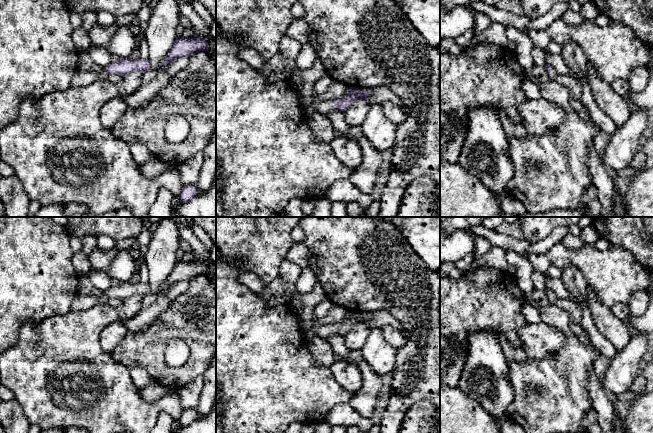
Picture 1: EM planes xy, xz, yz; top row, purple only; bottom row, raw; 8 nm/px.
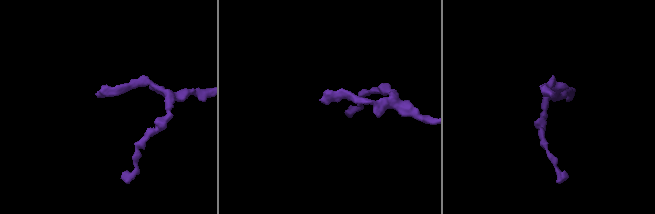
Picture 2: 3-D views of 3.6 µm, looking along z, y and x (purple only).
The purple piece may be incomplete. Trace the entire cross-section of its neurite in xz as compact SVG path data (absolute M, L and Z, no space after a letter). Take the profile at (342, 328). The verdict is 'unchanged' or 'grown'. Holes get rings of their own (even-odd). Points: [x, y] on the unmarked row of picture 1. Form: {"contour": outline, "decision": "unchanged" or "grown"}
{"contour": "M318 281L313 289L307 294L301 294L295 283L284 282L286 290L291 294L293 299L297 299L301 302L301 308L295 311L300 329L305 338L309 341L314 337L320 337L327 339L331 334L337 333L340 335L346 335L354 325L358 323L365 324L367 326L367 320L369 318L368 313L358 313L356 311L349 311L349 317L337 324L319 325L314 321L314 308L316 305L325 300L326 292Z", "decision": "grown"}

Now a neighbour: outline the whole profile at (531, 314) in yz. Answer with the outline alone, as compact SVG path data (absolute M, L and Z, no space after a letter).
M527 301L523 305L522 313L527 323L536 324L542 322L539 309Z

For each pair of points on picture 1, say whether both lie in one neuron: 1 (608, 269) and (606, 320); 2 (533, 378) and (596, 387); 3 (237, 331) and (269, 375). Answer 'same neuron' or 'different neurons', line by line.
1: different neurons
2: different neurons
3: same neuron

